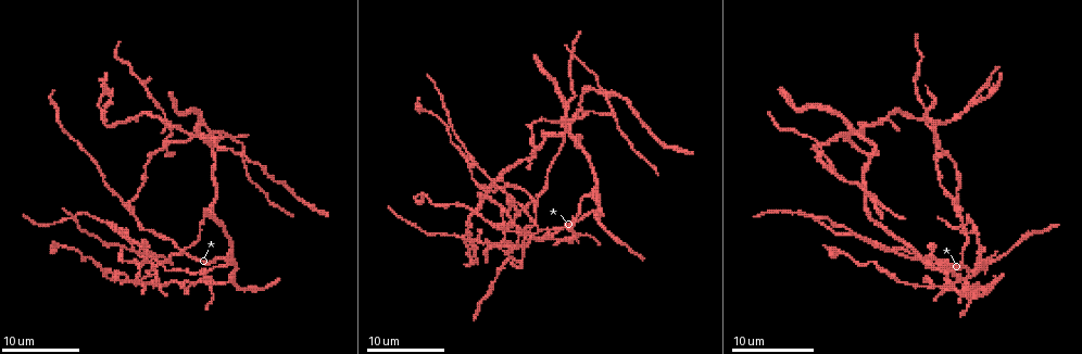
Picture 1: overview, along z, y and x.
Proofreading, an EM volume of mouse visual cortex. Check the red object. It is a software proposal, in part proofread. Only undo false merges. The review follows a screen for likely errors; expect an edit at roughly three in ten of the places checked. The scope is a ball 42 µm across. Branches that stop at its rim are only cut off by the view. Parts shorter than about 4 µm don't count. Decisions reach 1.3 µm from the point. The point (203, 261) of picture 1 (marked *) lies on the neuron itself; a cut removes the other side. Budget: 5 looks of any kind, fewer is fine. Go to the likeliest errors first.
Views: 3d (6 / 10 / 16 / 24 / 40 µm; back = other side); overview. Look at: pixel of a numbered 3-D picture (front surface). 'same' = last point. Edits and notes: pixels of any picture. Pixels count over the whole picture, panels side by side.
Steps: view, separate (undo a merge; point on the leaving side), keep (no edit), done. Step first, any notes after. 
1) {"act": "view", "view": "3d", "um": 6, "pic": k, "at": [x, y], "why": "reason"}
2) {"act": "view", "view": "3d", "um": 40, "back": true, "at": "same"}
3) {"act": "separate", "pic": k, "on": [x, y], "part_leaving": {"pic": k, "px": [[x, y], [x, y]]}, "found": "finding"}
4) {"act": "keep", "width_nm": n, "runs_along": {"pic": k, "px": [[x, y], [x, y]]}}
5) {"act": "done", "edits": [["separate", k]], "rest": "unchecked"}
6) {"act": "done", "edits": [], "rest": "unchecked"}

{"act": "view", "view": "3d", "um": 6, "pic": 1, "at": [857, 130], "why": "four or more arms meet"}

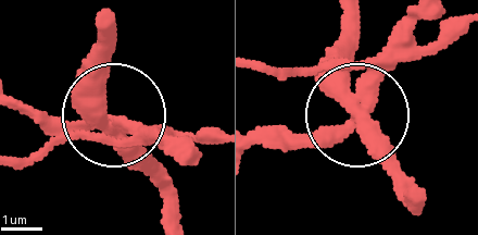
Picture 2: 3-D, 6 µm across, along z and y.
{"act": "view", "view": "3d", "um": 6, "back": true, "pic": 2, "at": [346, 121]}

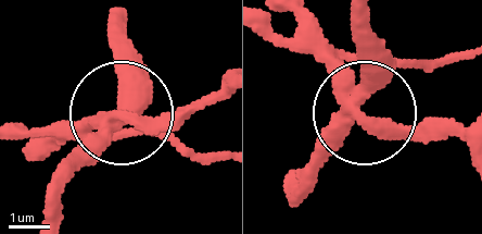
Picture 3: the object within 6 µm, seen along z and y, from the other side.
{"act": "separate", "pic": 3, "on": [151, 128], "arms": 4, "found": "a second neuron is stuck on"}

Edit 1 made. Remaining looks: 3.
{"act": "view", "view": "3d", "um": 10, "pic": 1, "at": [234, 259]}

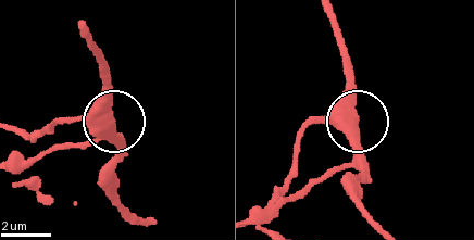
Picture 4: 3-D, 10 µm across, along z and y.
{"act": "keep", "width_nm": 540, "runs_along": {"pic": 4, "px": [[263, 206], [288, 177], [304, 127], [352, 120], [354, 67]]}, "found": "continuous, no second neuron"}

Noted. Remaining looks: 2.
{"act": "view", "view": "3d", "um": 10, "pic": 1, "at": [980, 260], "why": "three arms meet"}

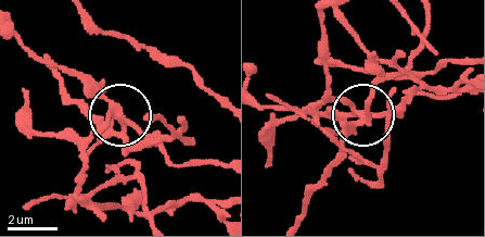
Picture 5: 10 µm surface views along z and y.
{"act": "separate", "pic": 5, "on": [97, 125], "width_nm": 220, "found": "a second neuron is stuck on"}

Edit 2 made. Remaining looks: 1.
{"act": "done", "edits": [["separate", 3], ["separate", 5]], "rest": "unchecked"}

